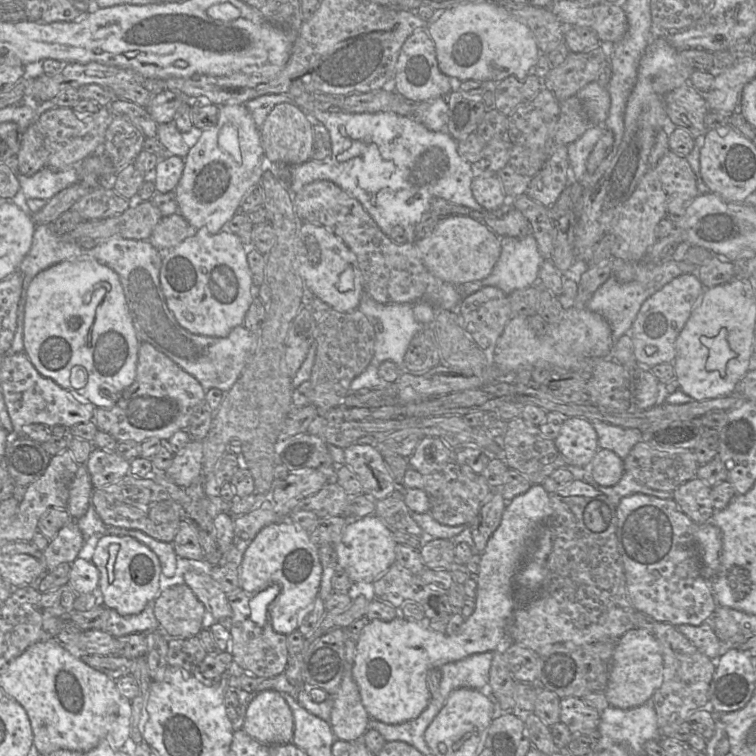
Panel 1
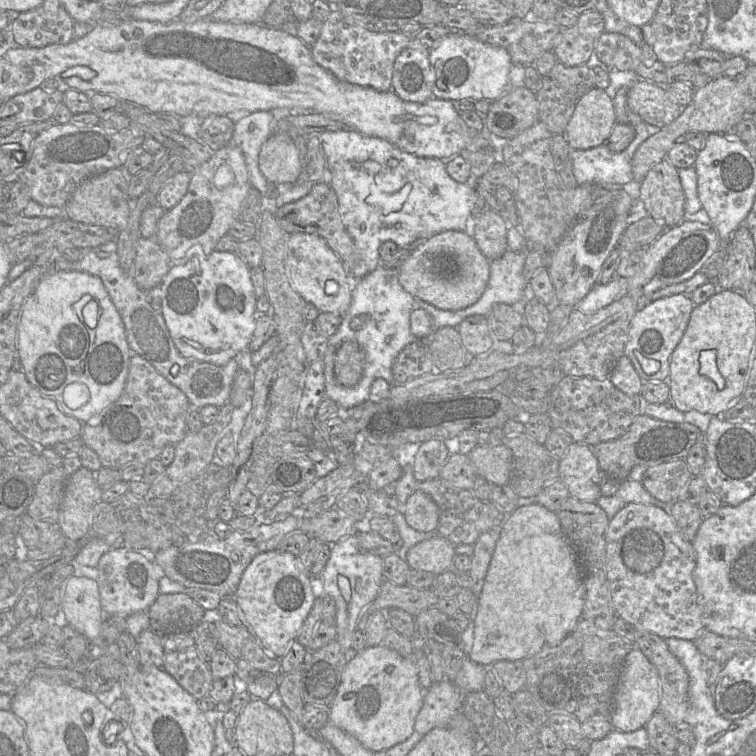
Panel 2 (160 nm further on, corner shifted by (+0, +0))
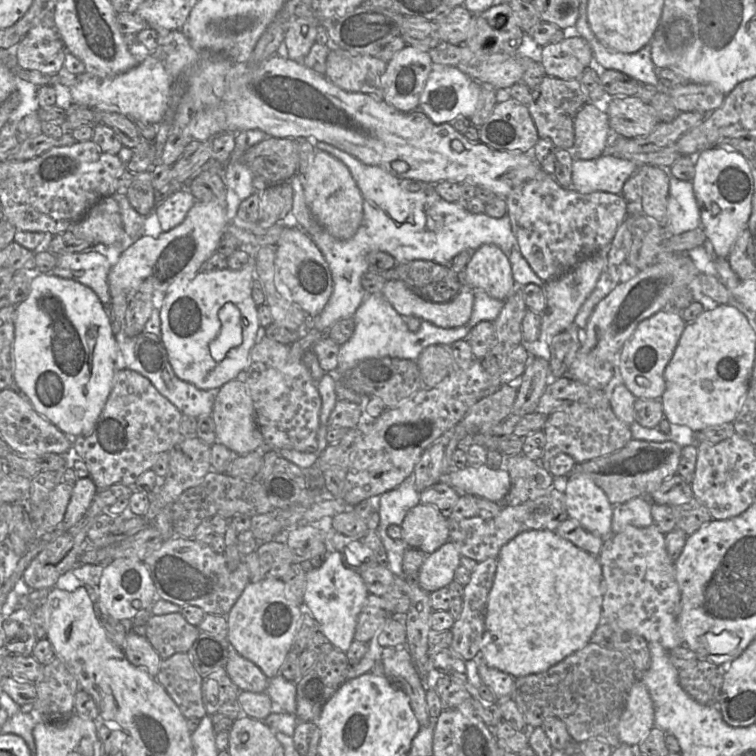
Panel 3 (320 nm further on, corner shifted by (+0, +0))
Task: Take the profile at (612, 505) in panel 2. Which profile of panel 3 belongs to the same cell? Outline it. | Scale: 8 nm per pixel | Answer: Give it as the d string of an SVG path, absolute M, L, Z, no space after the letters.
M637 497L613 507L612 533L621 532L626 526L647 527L653 524L651 497Z

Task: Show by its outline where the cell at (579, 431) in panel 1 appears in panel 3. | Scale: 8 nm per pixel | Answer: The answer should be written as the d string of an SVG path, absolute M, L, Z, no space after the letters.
M588 475L555 478L555 488L564 492L570 518L577 520L585 529L603 539L613 534L614 506L605 492Z

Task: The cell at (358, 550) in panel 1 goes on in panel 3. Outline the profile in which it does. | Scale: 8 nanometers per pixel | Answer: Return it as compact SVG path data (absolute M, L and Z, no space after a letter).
M330 551L319 568L307 570L301 610L304 614L310 612L327 641L346 653L354 640L358 616L368 595L358 571L344 565L340 552Z

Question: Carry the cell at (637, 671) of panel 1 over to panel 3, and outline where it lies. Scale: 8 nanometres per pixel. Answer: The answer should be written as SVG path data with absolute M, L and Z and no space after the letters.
M640 679L633 684L619 719L617 731L621 743L638 745L655 726L655 710L648 689Z

